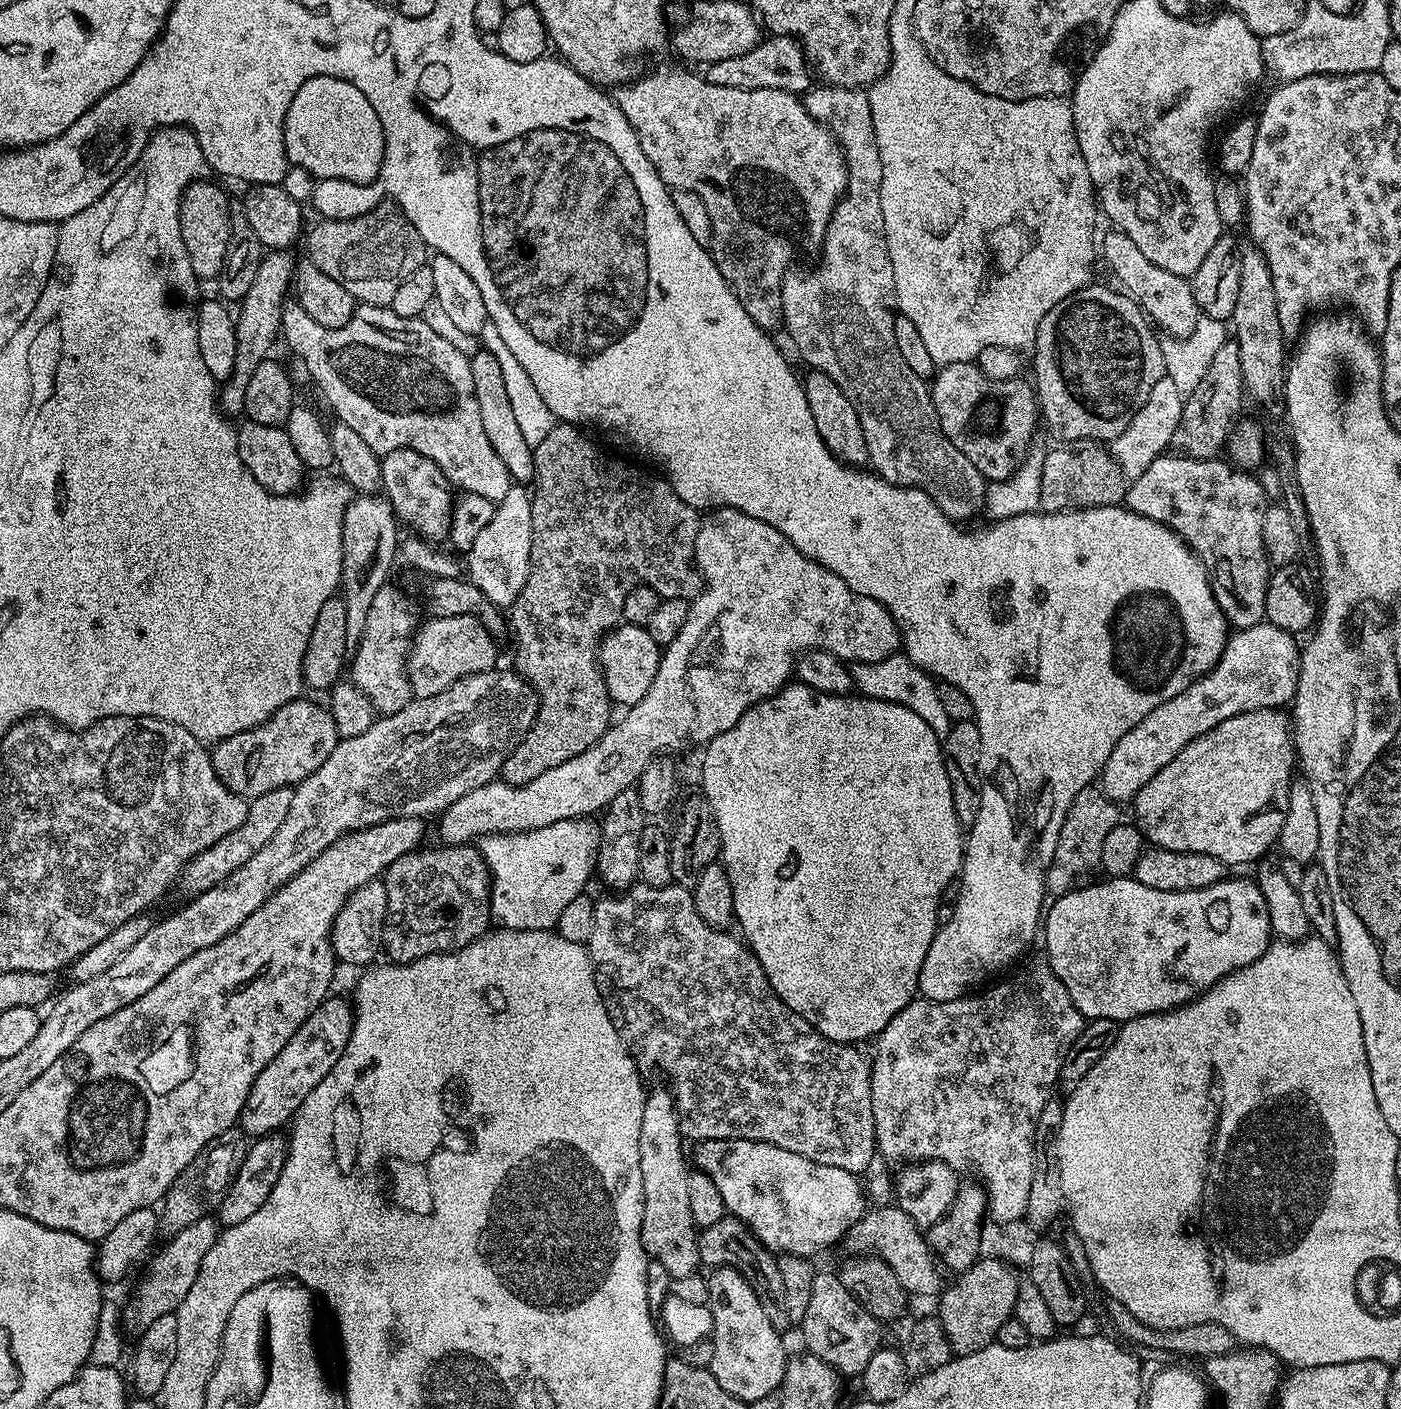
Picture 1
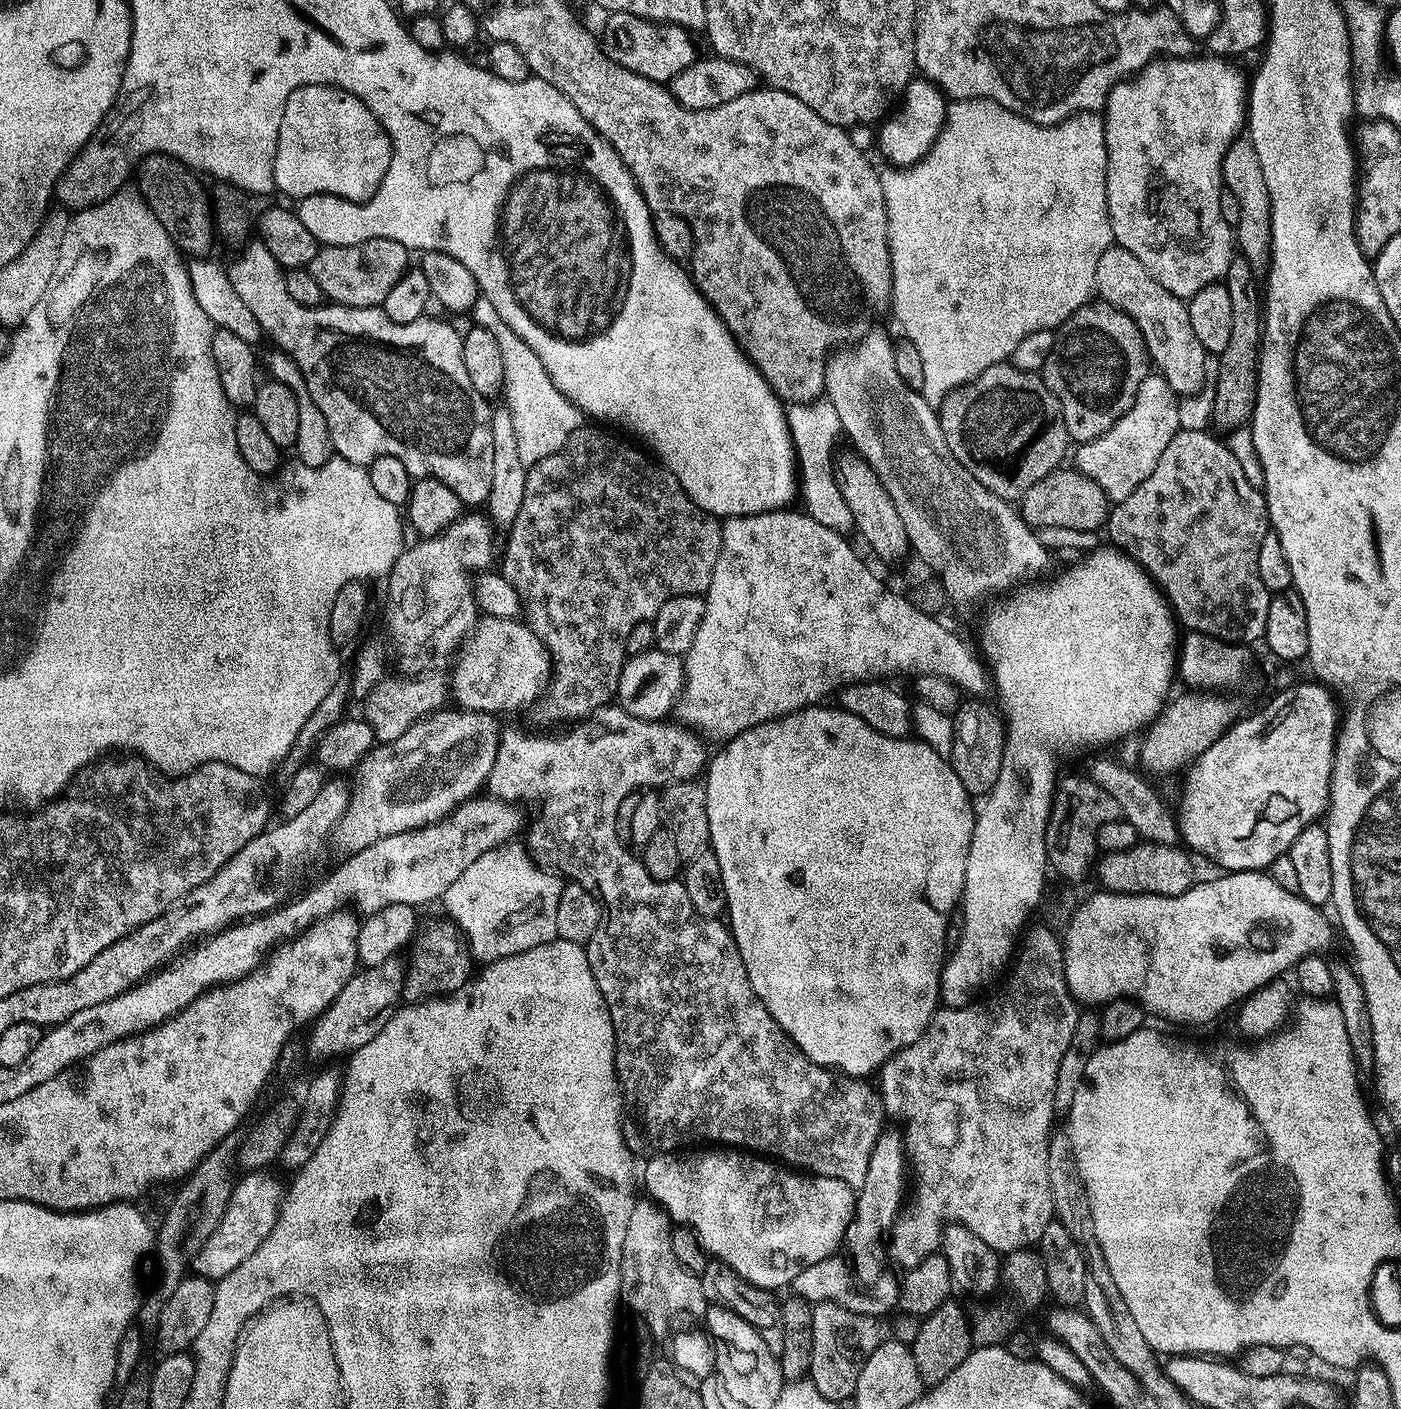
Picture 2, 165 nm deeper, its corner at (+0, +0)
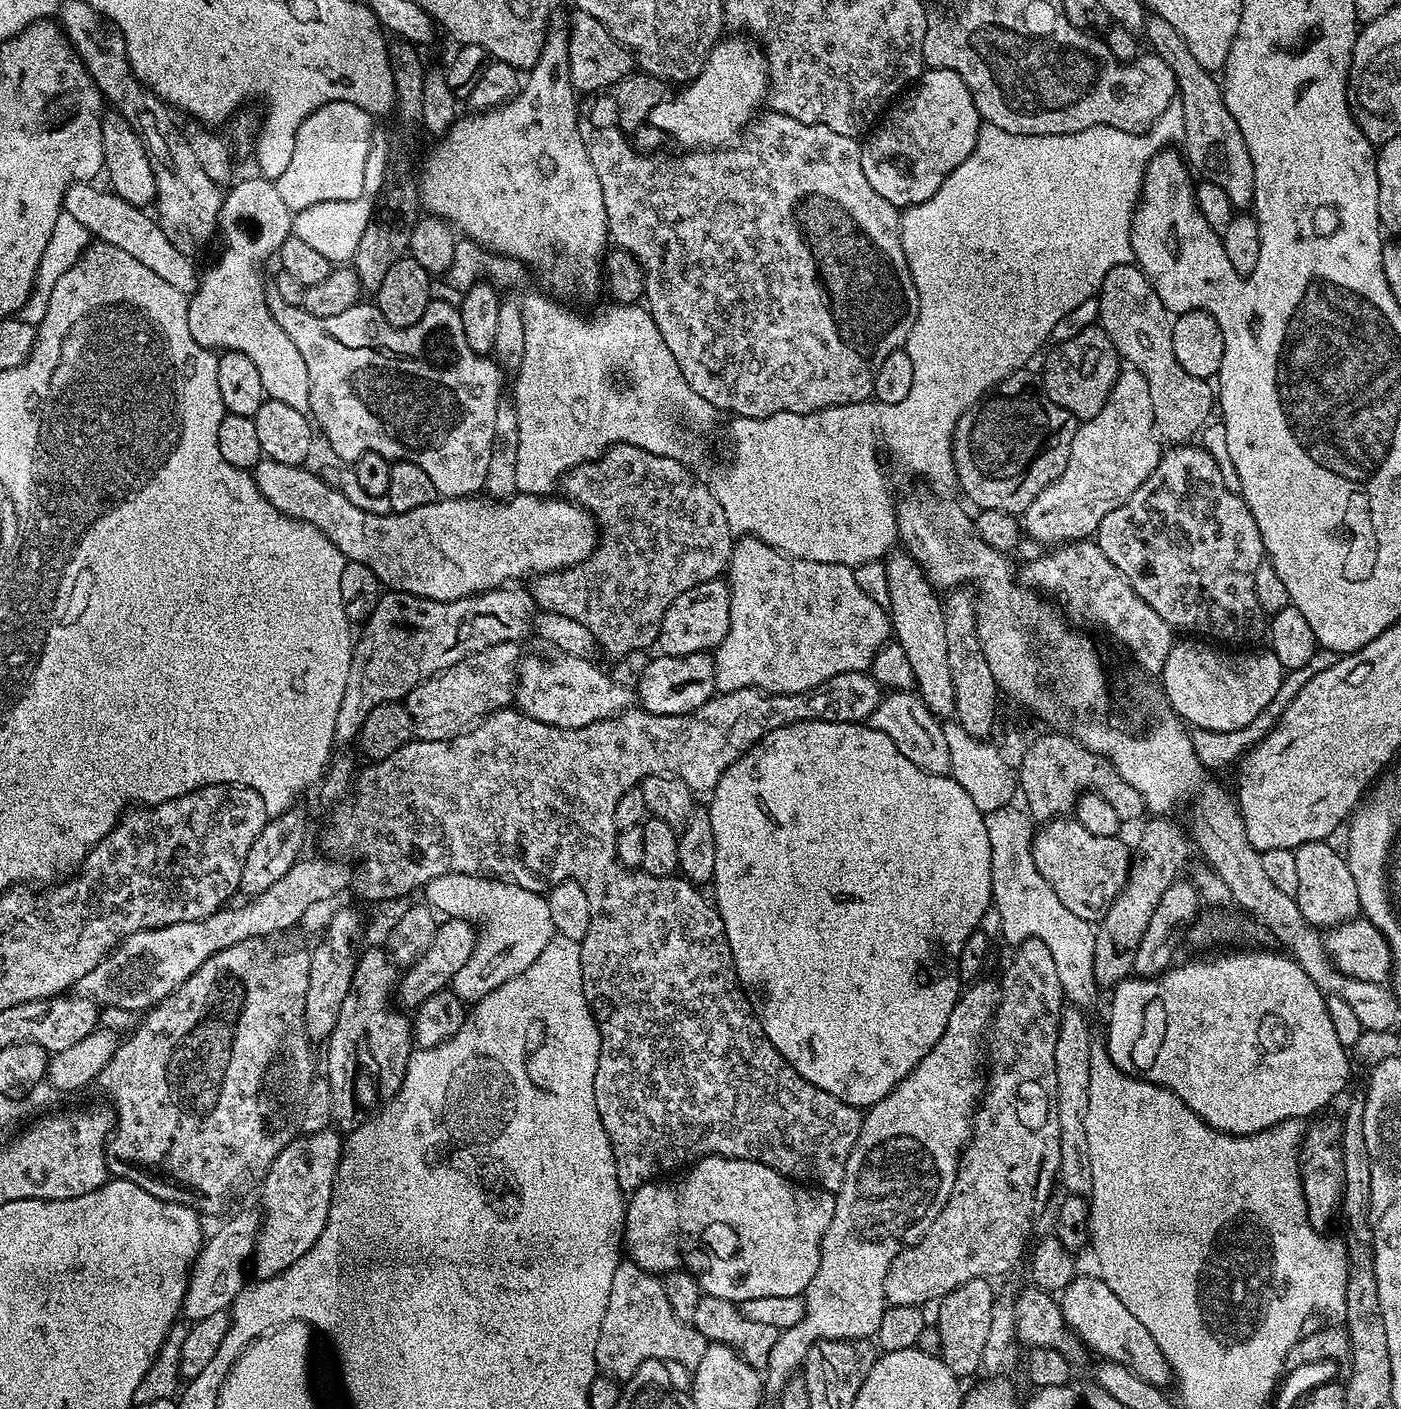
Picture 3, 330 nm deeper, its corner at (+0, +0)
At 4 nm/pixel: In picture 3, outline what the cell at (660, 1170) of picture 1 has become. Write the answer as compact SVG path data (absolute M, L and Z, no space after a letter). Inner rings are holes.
M631 1258L621 1259L610 1282L610 1298L596 1343L596 1366L603 1375L605 1372L619 1382L626 1382L645 1367L643 1364L647 1360L681 1364L694 1370L702 1362L702 1354L706 1354L709 1343L697 1328L679 1320L674 1310L670 1310L664 1281L659 1275L639 1268Z

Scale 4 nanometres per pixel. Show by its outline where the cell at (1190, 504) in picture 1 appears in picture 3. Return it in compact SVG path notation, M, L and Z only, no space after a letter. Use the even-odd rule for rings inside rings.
M1169 447L1161 455L1158 466L1150 474L1150 478L1146 478L1146 482L1142 482L1142 486L1138 486L1138 490L1134 490L1134 494L1130 494L1130 498L1122 506L1118 506L1118 510L1110 510L1110 514L1106 514L1106 518L1102 518L1094 537L1094 543L1102 550L1102 554L1106 554L1106 558L1110 558L1110 562L1114 562L1114 566L1118 566L1118 570L1122 570L1122 574L1128 580L1128 585L1136 591L1138 598L1142 598L1142 602L1146 602L1150 606L1150 610L1154 610L1154 614L1158 614L1158 618L1165 620L1173 630L1180 631L1181 628L1184 634L1211 638L1216 642L1233 640L1236 646L1240 646L1244 644L1243 640L1256 640L1259 636L1261 639L1266 632L1266 614L1262 610L1262 606L1258 606L1258 594L1254 594L1254 574L1258 574L1258 566L1265 563L1266 560L1262 534L1258 530L1258 522L1254 522L1254 514L1250 514L1250 510L1246 506L1244 497L1240 495L1239 491L1231 489L1223 482L1218 462L1204 447L1192 447Z

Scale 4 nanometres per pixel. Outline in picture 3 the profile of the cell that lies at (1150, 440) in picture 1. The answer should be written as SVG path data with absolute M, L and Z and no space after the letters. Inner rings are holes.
M1129 367L1114 382L1106 406L1092 420L1077 427L1066 470L1022 513L1023 531L1040 544L1052 544L1048 546L1095 537L1102 518L1110 510L1118 510L1150 478L1161 455L1150 386L1146 386L1146 378L1142 378L1139 370Z

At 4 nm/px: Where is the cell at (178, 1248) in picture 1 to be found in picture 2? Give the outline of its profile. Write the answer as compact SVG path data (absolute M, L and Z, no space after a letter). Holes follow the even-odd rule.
M268 1170L250 1172L235 1181L226 1214L222 1214L222 1222L218 1222L218 1230L210 1234L206 1246L202 1246L192 1259L195 1275L213 1282L220 1280L230 1274L230 1270L238 1270L238 1266L242 1266L242 1262L246 1262L250 1254L266 1242L270 1230L274 1230L274 1222L278 1222L280 1206L286 1195L285 1185L280 1185L279 1178L270 1173Z

